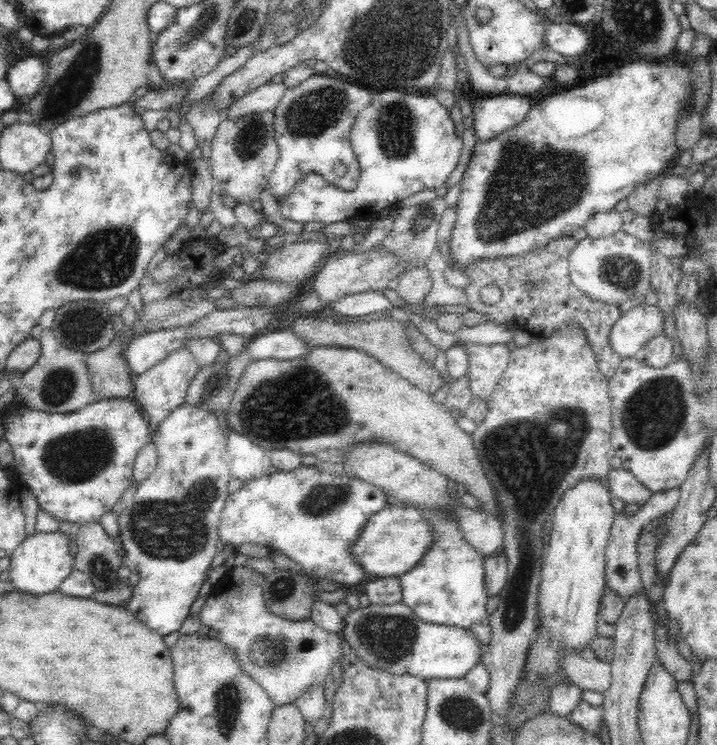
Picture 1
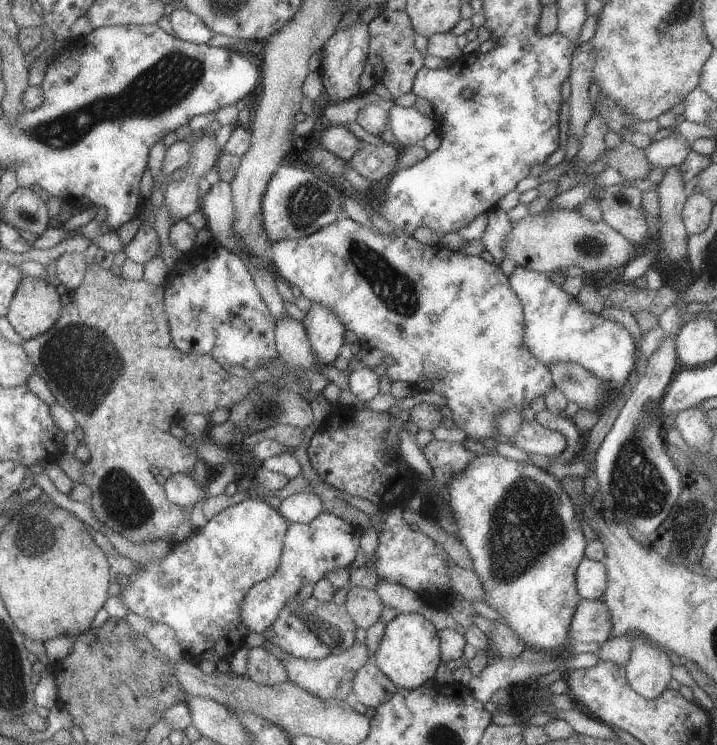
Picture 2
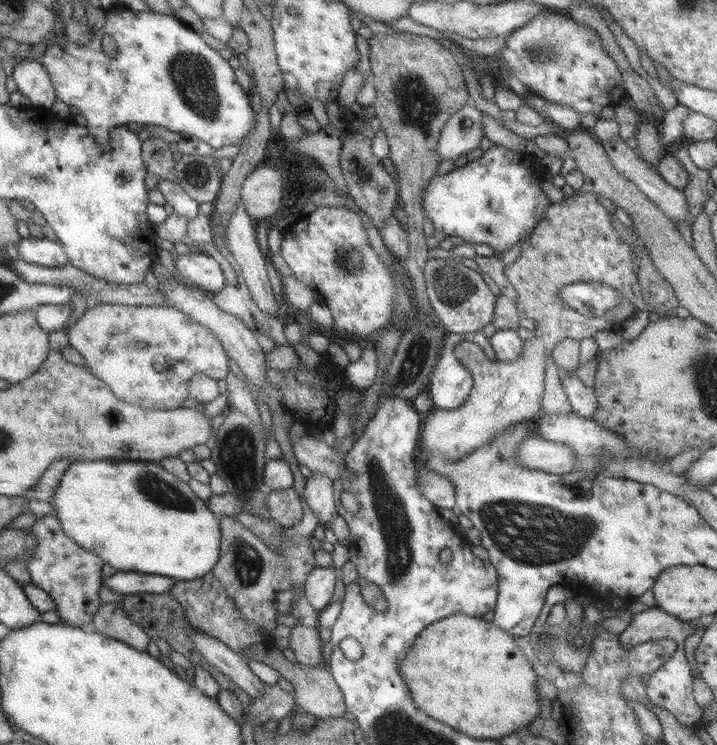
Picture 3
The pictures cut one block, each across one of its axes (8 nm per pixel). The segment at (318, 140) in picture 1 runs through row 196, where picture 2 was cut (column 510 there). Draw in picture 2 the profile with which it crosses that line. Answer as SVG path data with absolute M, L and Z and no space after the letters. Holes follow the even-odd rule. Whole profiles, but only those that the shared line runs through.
M516 266L507 277L517 295L524 316L523 344L530 354L547 368L557 361L581 365L611 387L622 386L637 362L637 346L629 330L603 320L600 314L587 312L579 301L555 286L546 273Z

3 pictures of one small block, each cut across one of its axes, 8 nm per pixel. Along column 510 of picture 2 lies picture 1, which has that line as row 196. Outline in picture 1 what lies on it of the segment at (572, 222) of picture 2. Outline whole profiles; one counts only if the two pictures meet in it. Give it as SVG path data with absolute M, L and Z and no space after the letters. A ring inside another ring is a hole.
M273 112L251 114L235 121L223 118L211 140L211 155L208 159L215 190L222 196L232 197L238 203L250 204L267 188L278 159Z

